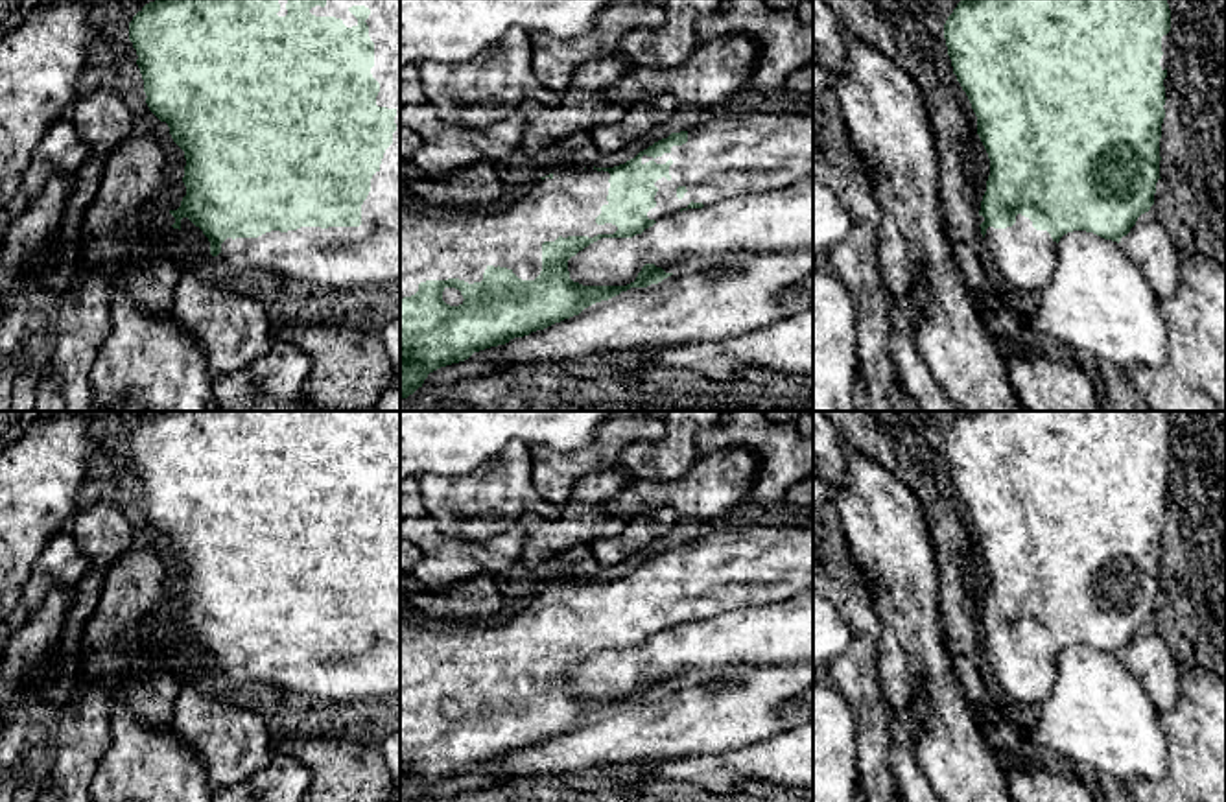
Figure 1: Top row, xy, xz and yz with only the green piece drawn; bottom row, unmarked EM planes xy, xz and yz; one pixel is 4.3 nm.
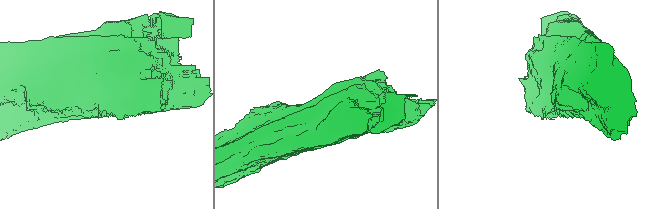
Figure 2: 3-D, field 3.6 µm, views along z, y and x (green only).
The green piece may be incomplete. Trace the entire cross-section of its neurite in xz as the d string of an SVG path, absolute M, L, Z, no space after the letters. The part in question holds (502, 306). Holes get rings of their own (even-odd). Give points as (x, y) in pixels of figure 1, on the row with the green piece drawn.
M813 111L795 114L749 112L739 116L719 116L708 120L706 124L691 131L671 133L667 138L654 142L647 149L640 151L634 159L614 168L588 166L581 171L553 171L546 177L536 179L533 190L524 199L520 199L516 205L509 206L505 212L496 216L483 216L474 212L459 214L450 219L435 219L420 214L411 216L407 212L400 212L400 400L407 398L418 387L422 387L428 374L441 367L465 361L474 352L505 345L514 337L524 337L531 332L544 330L555 323L579 315L584 308L595 302L608 301L631 288L647 288L651 284L658 284L673 275L666 273L662 267L656 267L654 264L645 264L638 273L636 280L627 286L583 286L570 278L568 260L590 243L601 238L632 238L636 234L642 234L645 229L653 227L658 219L664 219L677 212L688 208L702 208L747 194L767 194L772 190L784 190L809 177L813 177ZM446 288L459 289L465 301L459 306L446 304L442 301L442 291Z

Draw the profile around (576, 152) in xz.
M583 131L548 146L536 155L511 155L496 162L496 173L505 184L524 184L557 168L594 166L597 157L599 149L590 133Z

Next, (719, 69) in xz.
M719 35L699 44L678 66L634 66L618 83L599 90L599 101L627 109L669 92L680 105L713 107L749 88L756 61L758 46L749 35Z

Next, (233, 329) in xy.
M192 258L166 315L142 312L114 273L111 332L88 378L94 407L111 409L138 395L144 411L219 411L214 380L267 354L271 336L260 301L205 278Z

